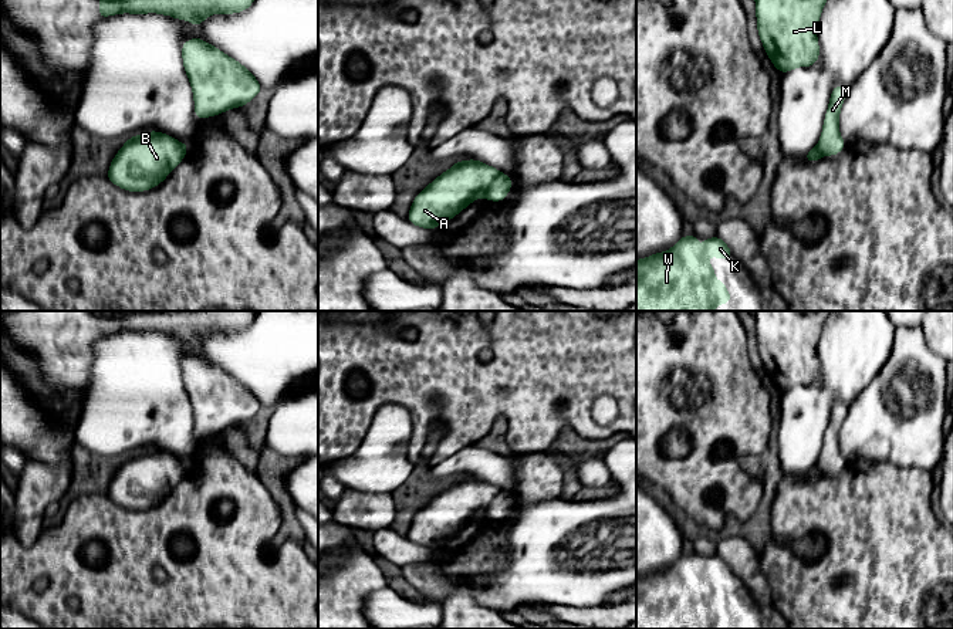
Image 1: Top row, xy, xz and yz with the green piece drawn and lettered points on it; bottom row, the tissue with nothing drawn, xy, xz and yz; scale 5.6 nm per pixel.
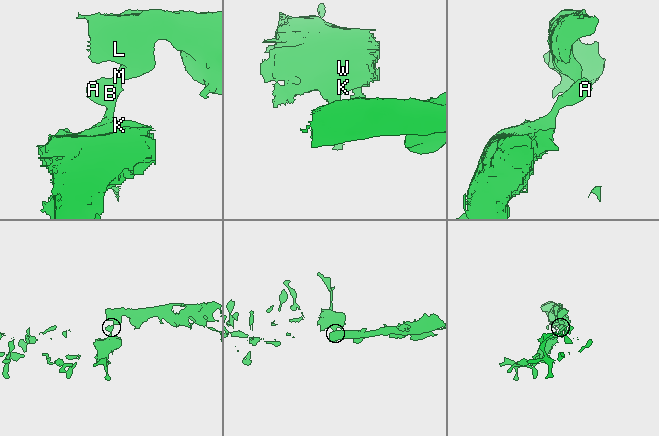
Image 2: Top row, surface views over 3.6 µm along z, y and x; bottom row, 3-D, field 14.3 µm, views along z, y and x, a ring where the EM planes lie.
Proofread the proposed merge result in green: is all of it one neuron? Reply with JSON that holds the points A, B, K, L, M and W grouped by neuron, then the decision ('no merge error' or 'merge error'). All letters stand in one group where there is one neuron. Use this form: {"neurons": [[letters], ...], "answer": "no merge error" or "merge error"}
{"neurons": [["A", "B", "K", "W"], ["L", "M"]], "answer": "merge error"}

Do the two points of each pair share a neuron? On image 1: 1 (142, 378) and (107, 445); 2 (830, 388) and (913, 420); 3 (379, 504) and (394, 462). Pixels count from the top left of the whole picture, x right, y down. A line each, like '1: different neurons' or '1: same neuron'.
1: same neuron
2: different neurons
3: different neurons

